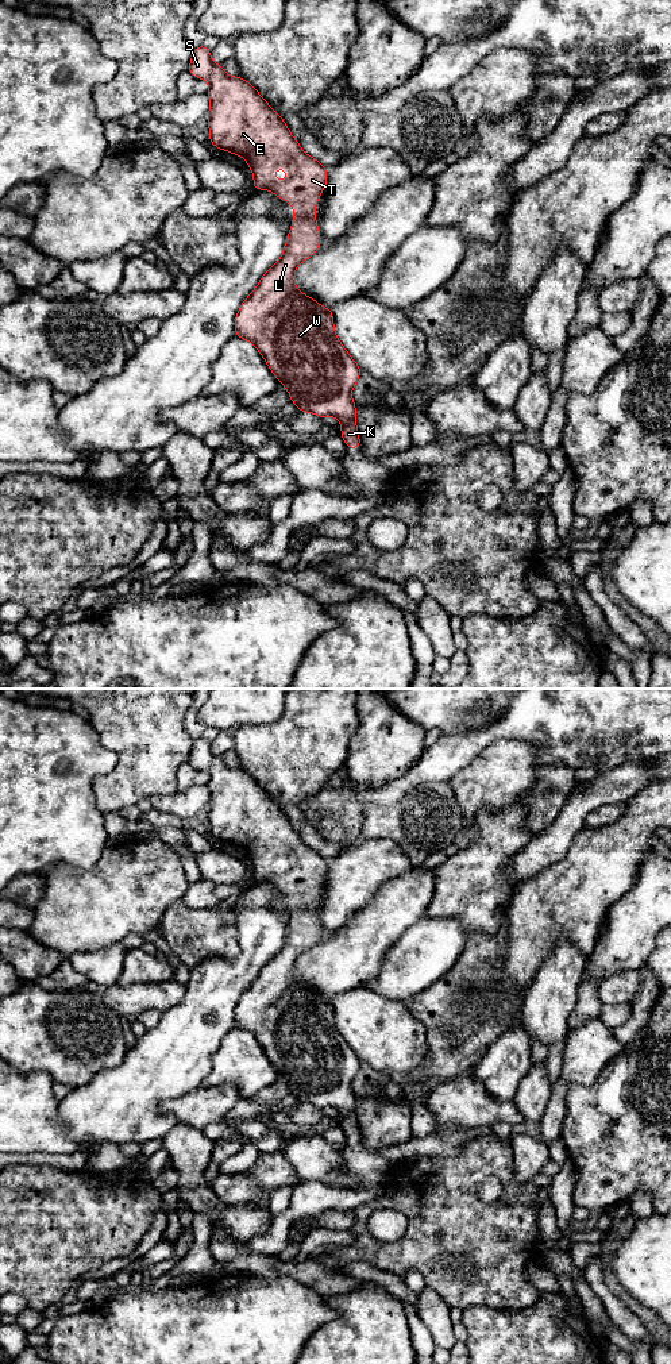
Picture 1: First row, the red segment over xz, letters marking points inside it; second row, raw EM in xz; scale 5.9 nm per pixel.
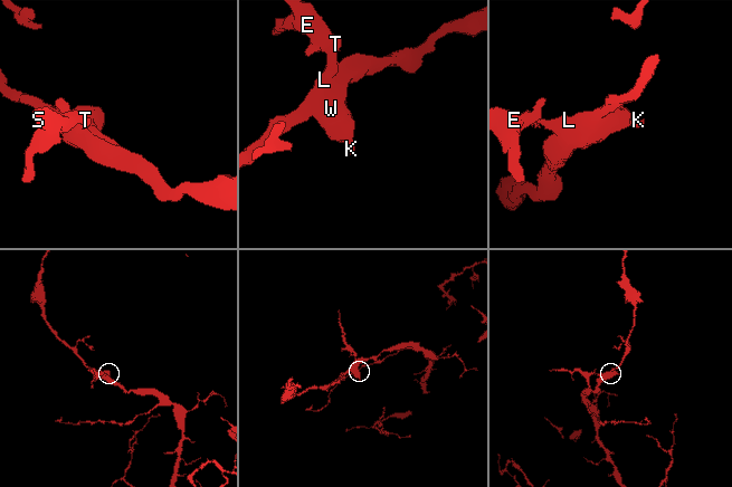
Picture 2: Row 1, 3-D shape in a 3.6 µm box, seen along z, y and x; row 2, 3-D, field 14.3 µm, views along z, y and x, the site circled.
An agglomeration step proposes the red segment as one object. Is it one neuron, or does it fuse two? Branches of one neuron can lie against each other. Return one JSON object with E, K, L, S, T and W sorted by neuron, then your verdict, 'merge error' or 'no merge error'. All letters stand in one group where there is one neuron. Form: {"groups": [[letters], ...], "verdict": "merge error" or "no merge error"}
{"groups": [["E", "K", "L", "S", "T", "W"]], "verdict": "no merge error"}

